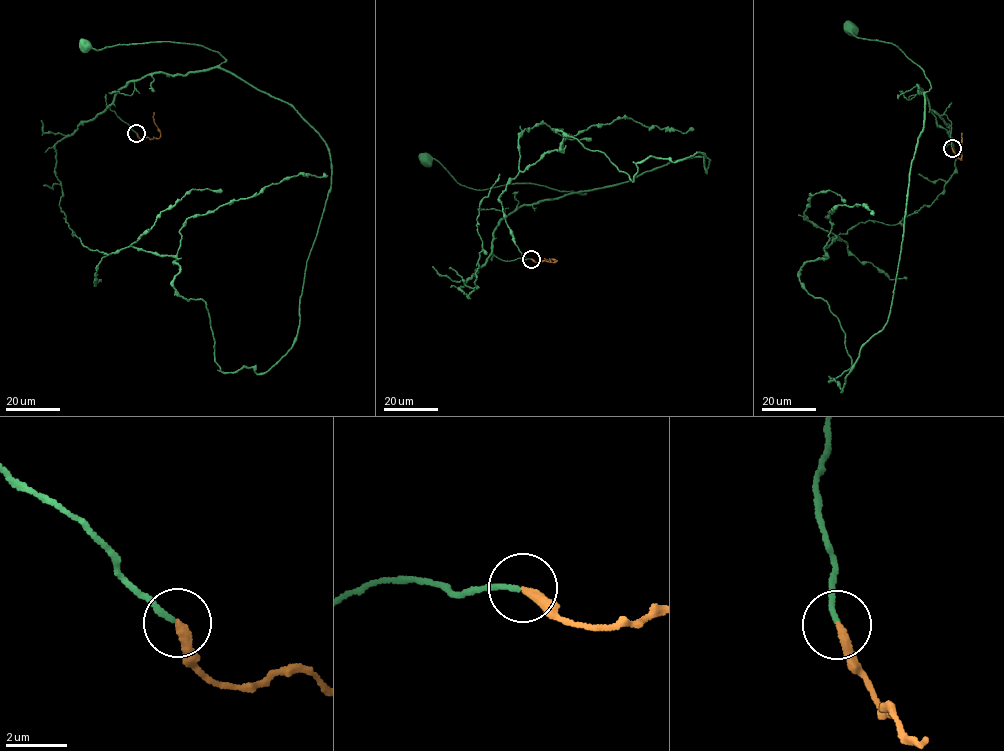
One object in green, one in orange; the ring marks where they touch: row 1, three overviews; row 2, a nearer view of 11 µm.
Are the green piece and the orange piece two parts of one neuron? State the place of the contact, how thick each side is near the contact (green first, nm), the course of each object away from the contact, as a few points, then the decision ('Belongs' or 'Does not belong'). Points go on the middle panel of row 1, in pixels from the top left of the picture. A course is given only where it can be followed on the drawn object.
Place: (531, 259). Thickness 180 nm (green) against 320 nm. Course of green: (531, 259), (492, 253), (501, 219), (586, 194), (533, 183), (473, 189), (425, 160). Course of orange: (531, 259), (556, 261), (544, 258). Belongs

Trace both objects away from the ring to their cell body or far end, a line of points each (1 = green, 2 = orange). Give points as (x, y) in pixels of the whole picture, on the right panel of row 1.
1: (952, 148), (950, 121), (933, 110), (917, 85), (918, 92), (930, 88), (922, 69), (894, 44), (851, 30)
2: (952, 148), (961, 159), (962, 133)

